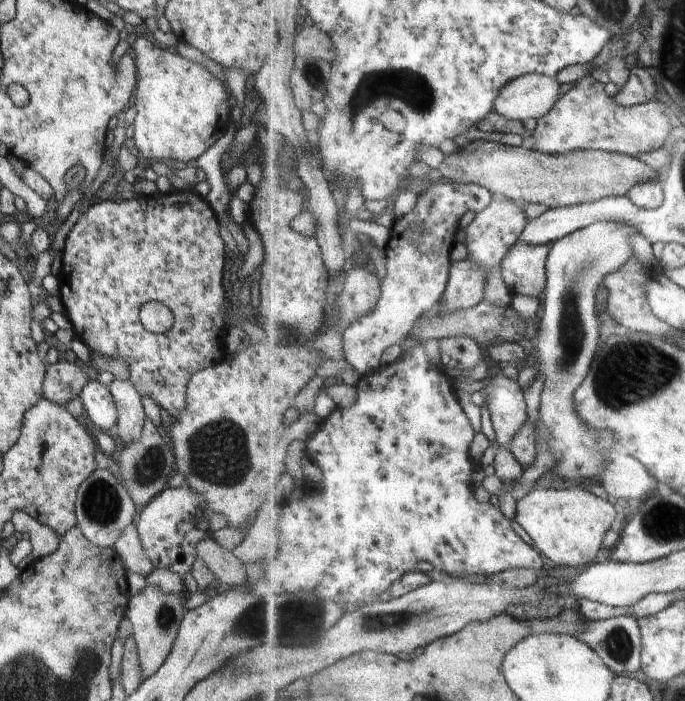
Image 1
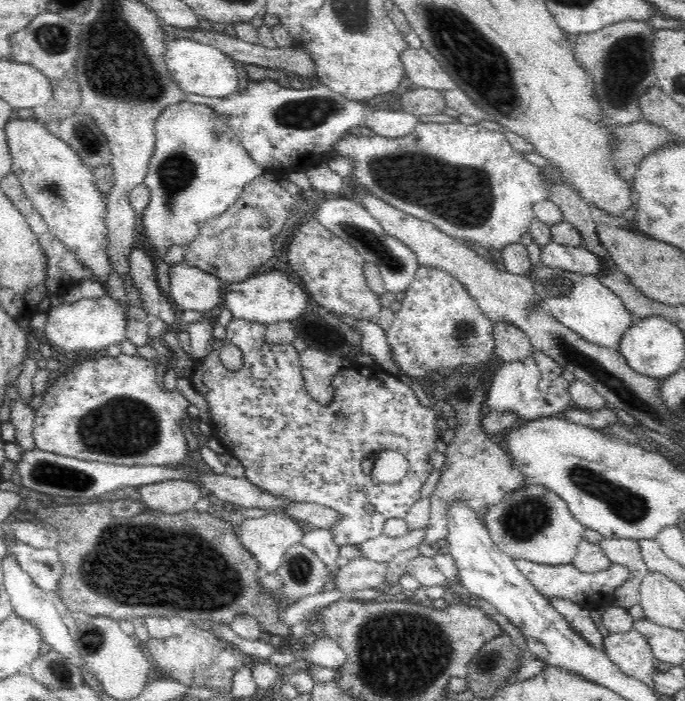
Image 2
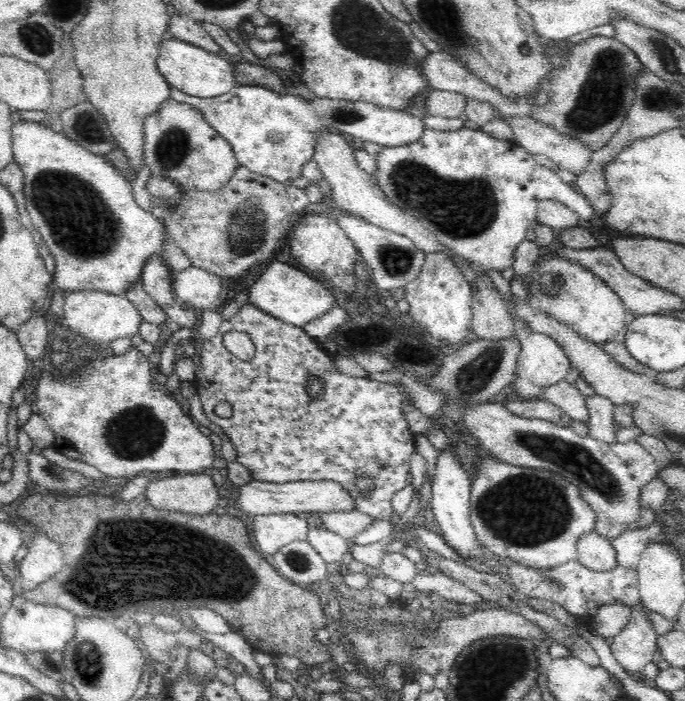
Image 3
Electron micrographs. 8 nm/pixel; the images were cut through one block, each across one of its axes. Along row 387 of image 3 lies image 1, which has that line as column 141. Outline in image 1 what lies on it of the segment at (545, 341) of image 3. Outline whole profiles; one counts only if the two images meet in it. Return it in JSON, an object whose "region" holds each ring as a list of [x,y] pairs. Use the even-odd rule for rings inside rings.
{"region":[[[185,484],[176,488],[168,486],[154,497],[134,522],[142,548],[154,569],[181,575],[189,573],[196,560],[196,546],[211,535],[211,513],[204,498],[192,492]]]}

